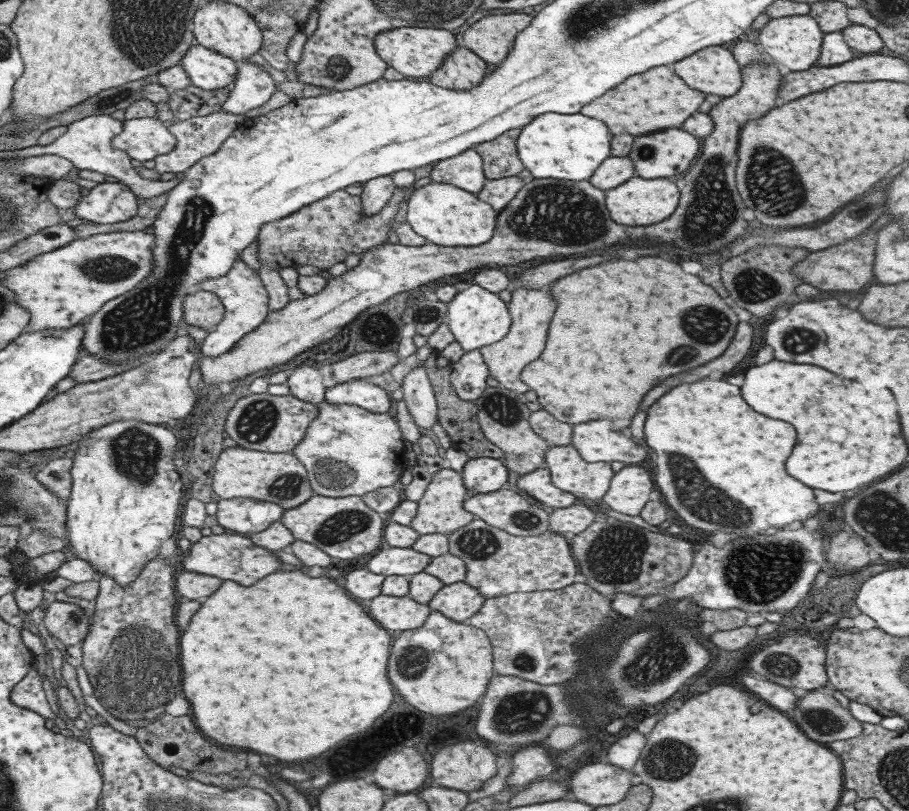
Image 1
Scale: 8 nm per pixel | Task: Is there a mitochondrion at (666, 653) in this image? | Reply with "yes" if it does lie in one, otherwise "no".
yes

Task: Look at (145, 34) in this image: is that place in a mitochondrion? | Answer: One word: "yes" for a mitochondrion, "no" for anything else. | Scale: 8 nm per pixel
yes

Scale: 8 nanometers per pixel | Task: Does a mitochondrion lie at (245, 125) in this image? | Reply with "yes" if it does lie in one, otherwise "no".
no

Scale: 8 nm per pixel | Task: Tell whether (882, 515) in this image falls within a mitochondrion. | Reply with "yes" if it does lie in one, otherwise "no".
yes

